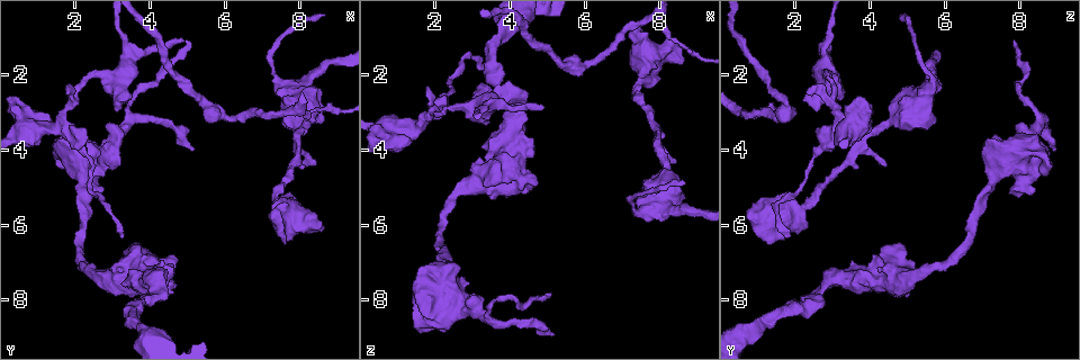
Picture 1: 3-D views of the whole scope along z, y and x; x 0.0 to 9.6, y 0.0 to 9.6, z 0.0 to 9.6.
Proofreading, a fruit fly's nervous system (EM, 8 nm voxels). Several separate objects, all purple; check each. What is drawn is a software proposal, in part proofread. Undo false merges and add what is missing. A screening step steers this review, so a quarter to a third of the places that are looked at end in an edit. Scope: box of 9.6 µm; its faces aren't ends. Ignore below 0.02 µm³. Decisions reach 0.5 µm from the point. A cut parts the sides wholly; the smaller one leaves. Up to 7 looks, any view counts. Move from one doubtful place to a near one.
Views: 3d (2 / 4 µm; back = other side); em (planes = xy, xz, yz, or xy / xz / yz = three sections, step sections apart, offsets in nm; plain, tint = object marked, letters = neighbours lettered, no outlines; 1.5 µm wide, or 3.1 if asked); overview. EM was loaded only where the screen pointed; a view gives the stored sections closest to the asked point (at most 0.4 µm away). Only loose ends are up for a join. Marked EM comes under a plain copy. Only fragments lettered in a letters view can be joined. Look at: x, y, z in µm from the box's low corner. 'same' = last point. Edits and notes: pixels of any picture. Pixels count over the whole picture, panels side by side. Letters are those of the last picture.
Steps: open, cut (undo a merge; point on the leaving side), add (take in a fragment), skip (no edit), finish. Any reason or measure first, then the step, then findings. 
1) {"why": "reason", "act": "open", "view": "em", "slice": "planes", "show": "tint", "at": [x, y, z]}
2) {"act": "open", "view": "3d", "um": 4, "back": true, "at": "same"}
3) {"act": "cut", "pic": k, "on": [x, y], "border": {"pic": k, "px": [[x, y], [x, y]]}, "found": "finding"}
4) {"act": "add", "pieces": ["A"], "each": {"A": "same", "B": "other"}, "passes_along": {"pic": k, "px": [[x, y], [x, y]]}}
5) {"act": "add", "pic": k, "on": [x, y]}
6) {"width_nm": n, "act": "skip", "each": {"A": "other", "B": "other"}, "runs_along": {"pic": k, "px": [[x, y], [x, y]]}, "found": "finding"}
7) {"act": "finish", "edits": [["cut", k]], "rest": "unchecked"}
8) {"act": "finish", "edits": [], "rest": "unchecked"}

{"act": "open", "view": "em", "slice": "planes", "show": "letters", "at": [6.00, 3.10, 1.80]}

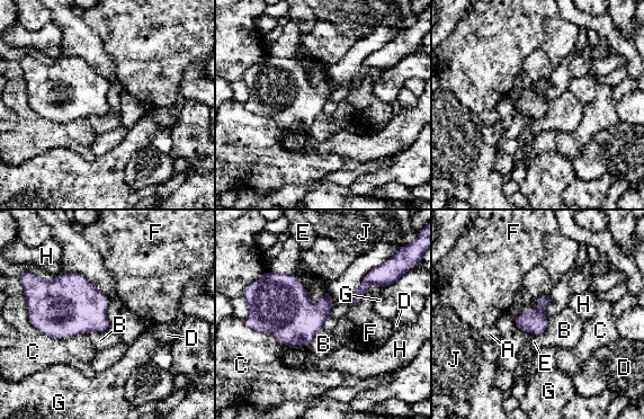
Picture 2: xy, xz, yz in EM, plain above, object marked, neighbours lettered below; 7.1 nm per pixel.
{"act": "skip", "each": {"A": "other", "B": "other", "C": "other", "D": "other", "E": "other", "F": "other", "G": "other", "H": "other", "J": "other"}, "border": {"pic": 2, "px": [[110, 324], [103, 331], [88, 333]]}, "found": "continuous, no second neuron"}

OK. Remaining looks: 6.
{"why": "free end", "act": "open", "view": "3d", "um": 4, "at": [7.60, 5.35, 1.00]}

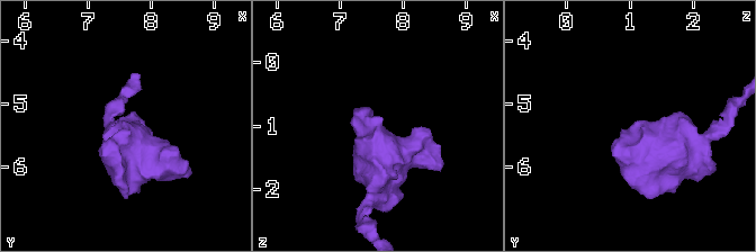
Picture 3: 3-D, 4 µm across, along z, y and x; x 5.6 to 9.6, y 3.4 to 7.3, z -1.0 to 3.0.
{"why": "shape alone is not enough", "act": "open", "view": "em", "slice": "planes", "show": "tint", "at": [7.55, 5.40, 0.95]}

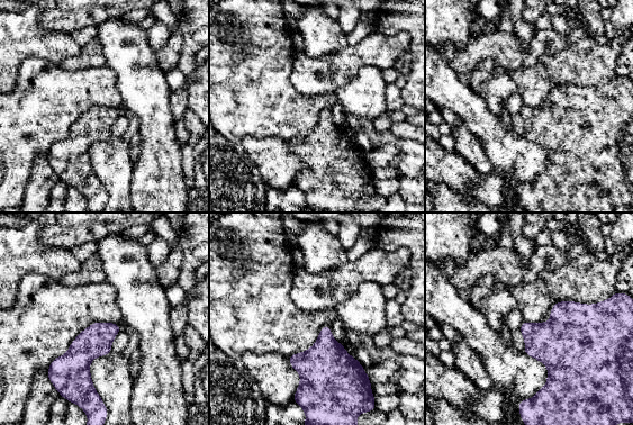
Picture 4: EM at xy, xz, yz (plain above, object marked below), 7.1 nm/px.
{"act": "open", "view": "em", "slice": "planes", "show": "letters", "at": "same"}

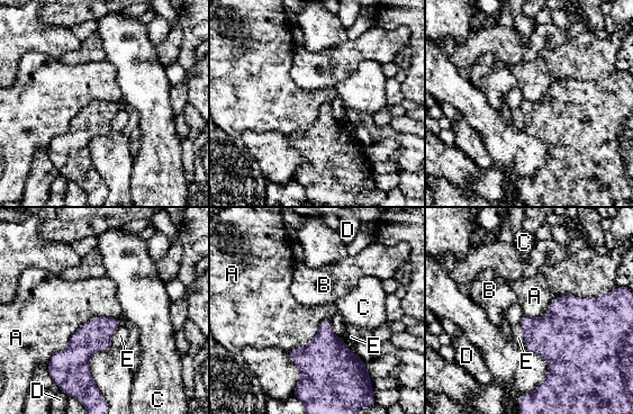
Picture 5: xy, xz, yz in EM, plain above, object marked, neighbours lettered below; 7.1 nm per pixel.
{"act": "skip", "each": {"A": "other", "B": "other", "C": "other", "D": "other", "E": "other"}, "border": {"pic": 5, "px": [[117, 317], [92, 316], [46, 367]]}, "found": "none of them fits"}

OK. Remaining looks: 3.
{"act": "open", "view": "3d", "um": 4, "at": [3.15, 2.95, 2.50]}

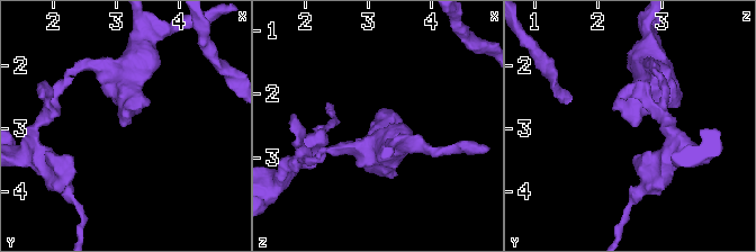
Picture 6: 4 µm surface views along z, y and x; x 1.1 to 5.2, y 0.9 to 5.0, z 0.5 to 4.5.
{"why": "need the tissue", "act": "open", "view": "em", "slice": "planes", "show": "letters", "at": [3.10, 3.00, 2.50]}

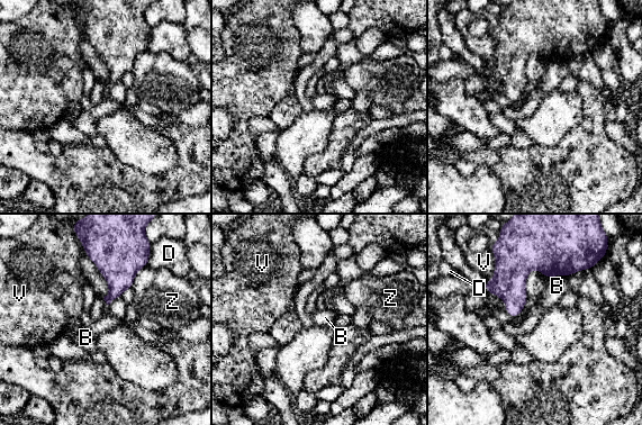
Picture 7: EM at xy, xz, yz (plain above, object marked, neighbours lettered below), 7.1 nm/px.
{"act": "skip", "each": {"B": "other", "D": "other", "V": "other", "Z": "other"}, "border": {"pic": 7, "px": [[146, 264], [136, 272], [130, 287]]}, "found": "none of them fits"}

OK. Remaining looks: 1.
{"act": "finish", "edits": [], "rest": "unchecked"}

